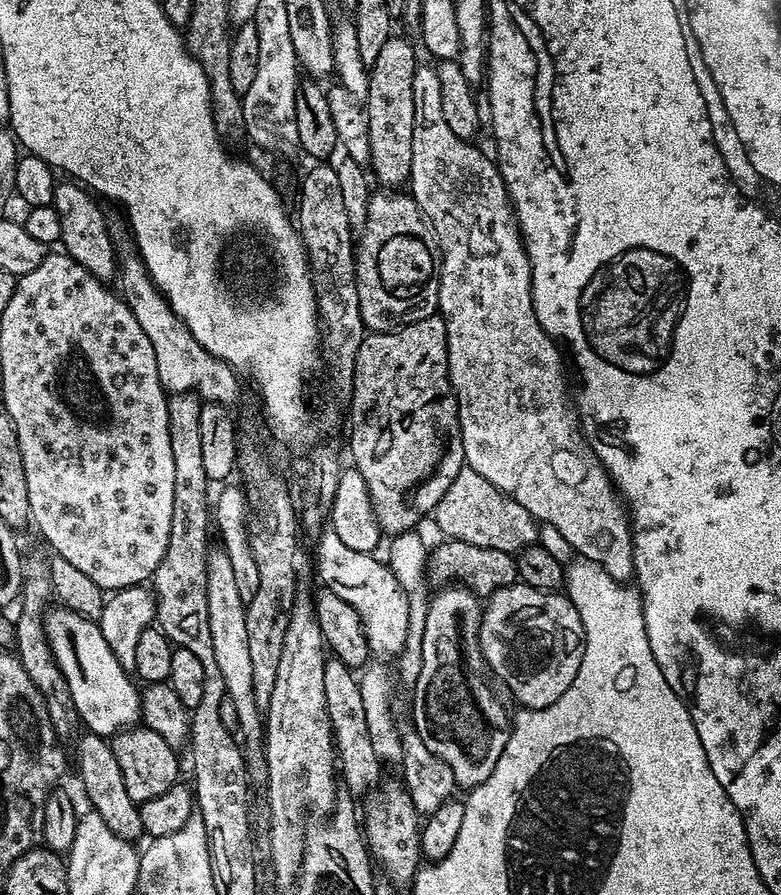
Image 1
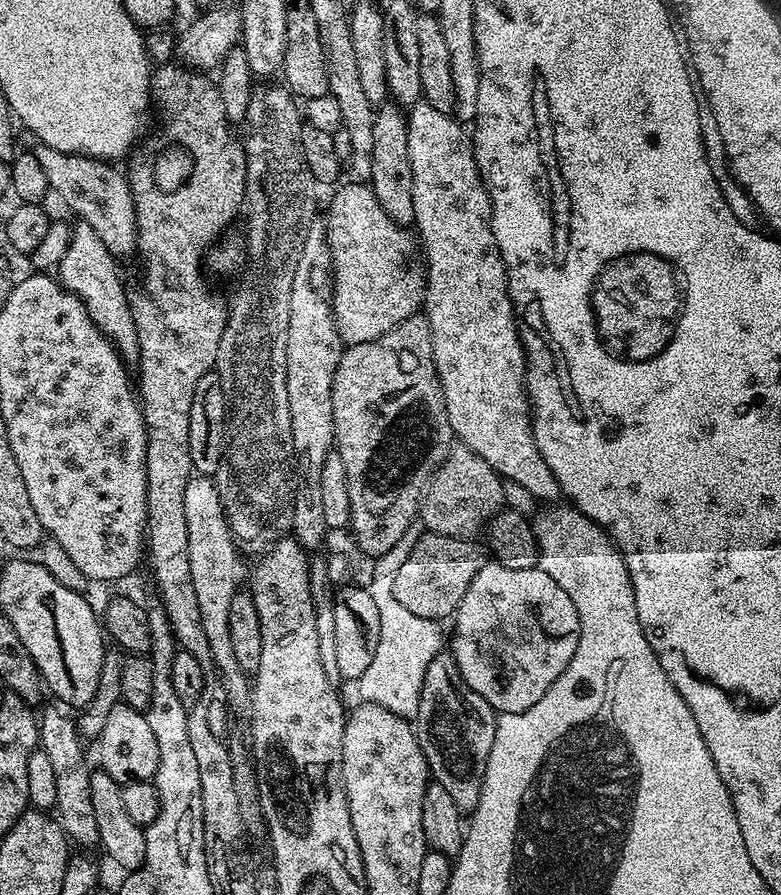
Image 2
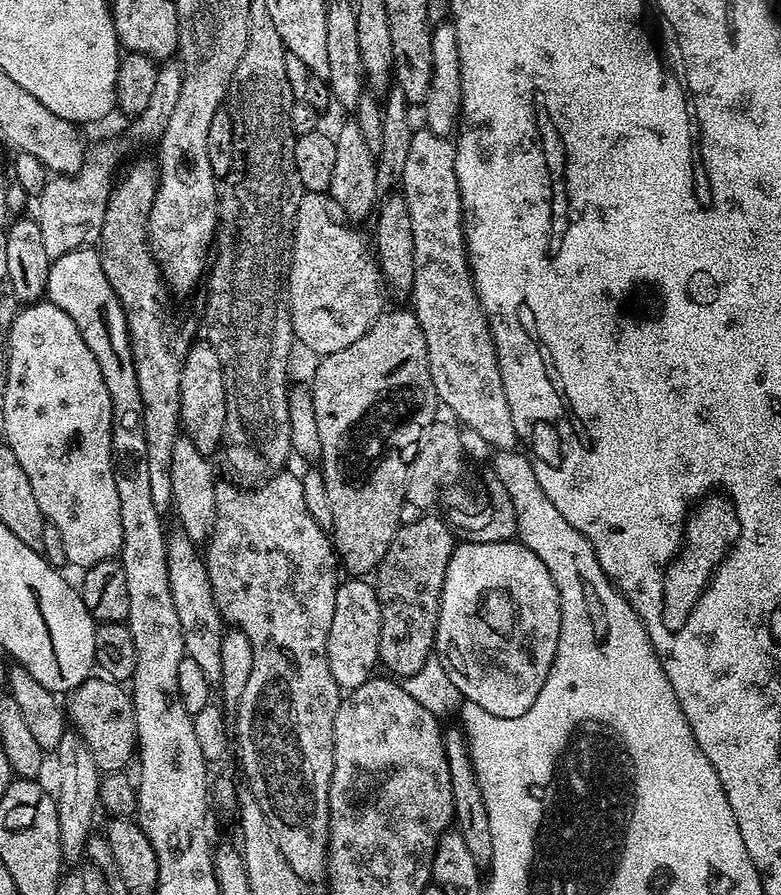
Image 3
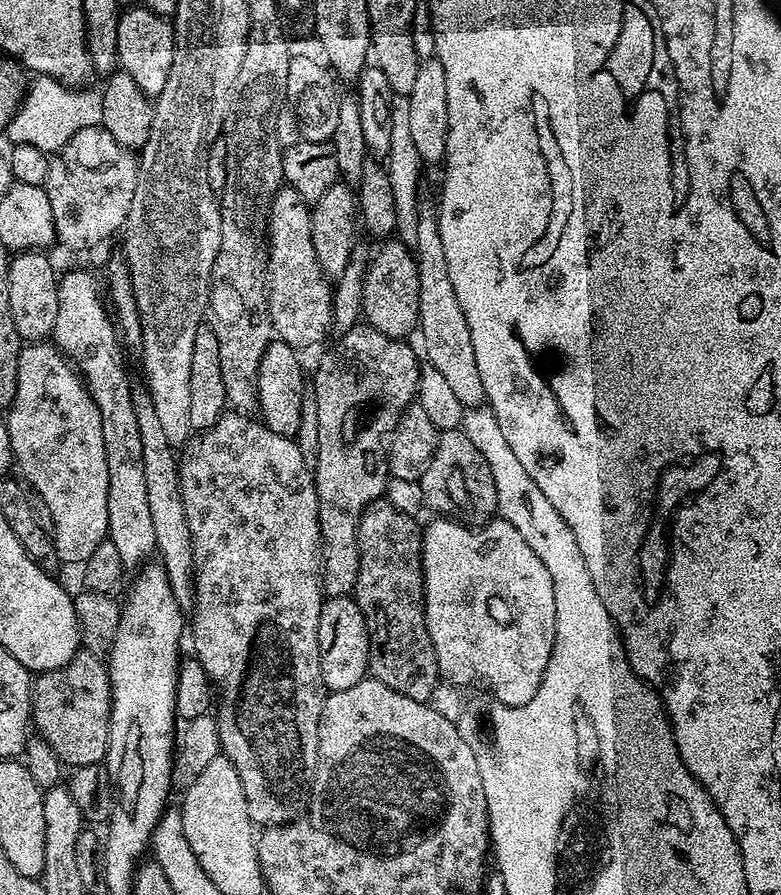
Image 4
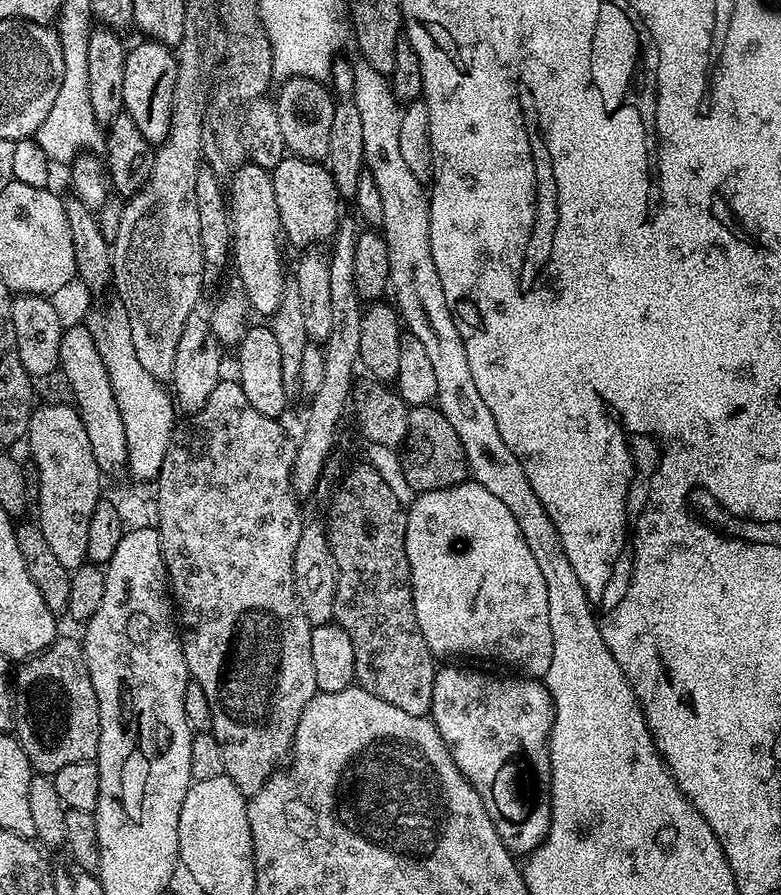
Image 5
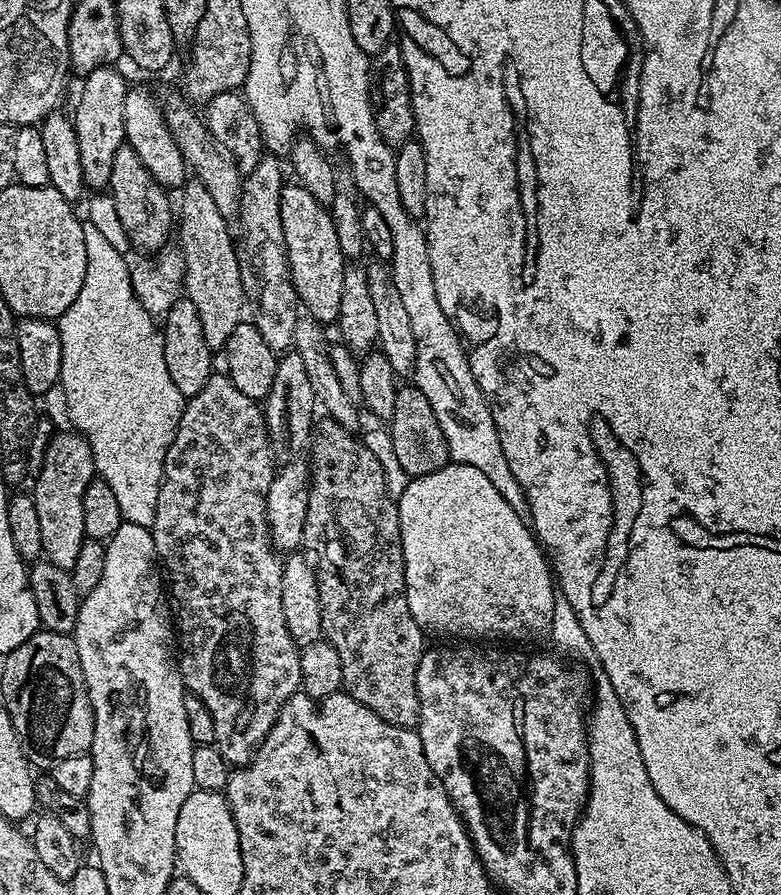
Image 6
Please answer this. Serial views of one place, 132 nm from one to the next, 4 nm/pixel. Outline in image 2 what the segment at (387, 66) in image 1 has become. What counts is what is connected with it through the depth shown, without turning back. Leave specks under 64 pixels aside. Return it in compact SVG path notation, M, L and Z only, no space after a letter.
M385 102L375 109L374 150L370 154L370 187L382 210L395 224L411 225L414 221L414 178L410 170L408 149L408 117L395 102Z

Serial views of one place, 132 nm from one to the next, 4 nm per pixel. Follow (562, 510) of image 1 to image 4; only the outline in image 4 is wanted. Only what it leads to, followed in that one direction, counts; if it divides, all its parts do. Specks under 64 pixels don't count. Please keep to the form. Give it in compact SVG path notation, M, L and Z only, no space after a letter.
M428 206L421 207L416 220L414 255L418 266L420 283L420 322L418 336L424 339L427 363L454 390L454 395L465 406L480 406L485 403L482 378L478 378L478 362L474 362L474 346L470 343L470 328L466 326L466 316L458 306L454 286L450 286L450 274L446 274L446 258L442 254L442 238L438 234L436 213Z

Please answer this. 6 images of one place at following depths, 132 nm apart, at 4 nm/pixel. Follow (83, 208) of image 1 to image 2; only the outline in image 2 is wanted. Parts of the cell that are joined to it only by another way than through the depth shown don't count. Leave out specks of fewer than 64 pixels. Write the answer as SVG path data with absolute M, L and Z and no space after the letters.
M82 222L73 223L66 254L58 266L58 279L66 290L76 293L76 297L86 306L86 314L98 326L98 330L116 347L116 352L125 365L136 366L140 362L138 330L134 326L132 308L128 305L129 289L120 281L120 272L116 269L117 257L106 250L98 230Z

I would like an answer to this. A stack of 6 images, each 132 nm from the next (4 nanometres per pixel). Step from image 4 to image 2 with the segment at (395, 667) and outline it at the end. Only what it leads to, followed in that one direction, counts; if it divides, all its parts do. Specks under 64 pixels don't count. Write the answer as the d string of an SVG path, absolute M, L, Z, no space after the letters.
M427 531L418 539L418 544L410 551L406 563L398 571L398 578L393 584L393 594L398 602L418 618L439 622L446 621L447 616L449 619L462 602L474 574L478 574L486 562L485 549L480 549L476 542L472 538L443 536Z

